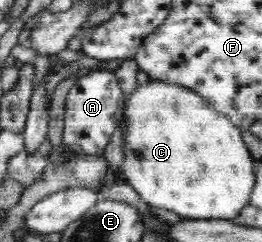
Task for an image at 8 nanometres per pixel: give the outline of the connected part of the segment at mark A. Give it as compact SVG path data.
M94 70L77 79L76 84L69 90L65 102L63 143L73 151L73 154L102 157L103 152L117 127L121 125L126 96L118 83L113 71Z

